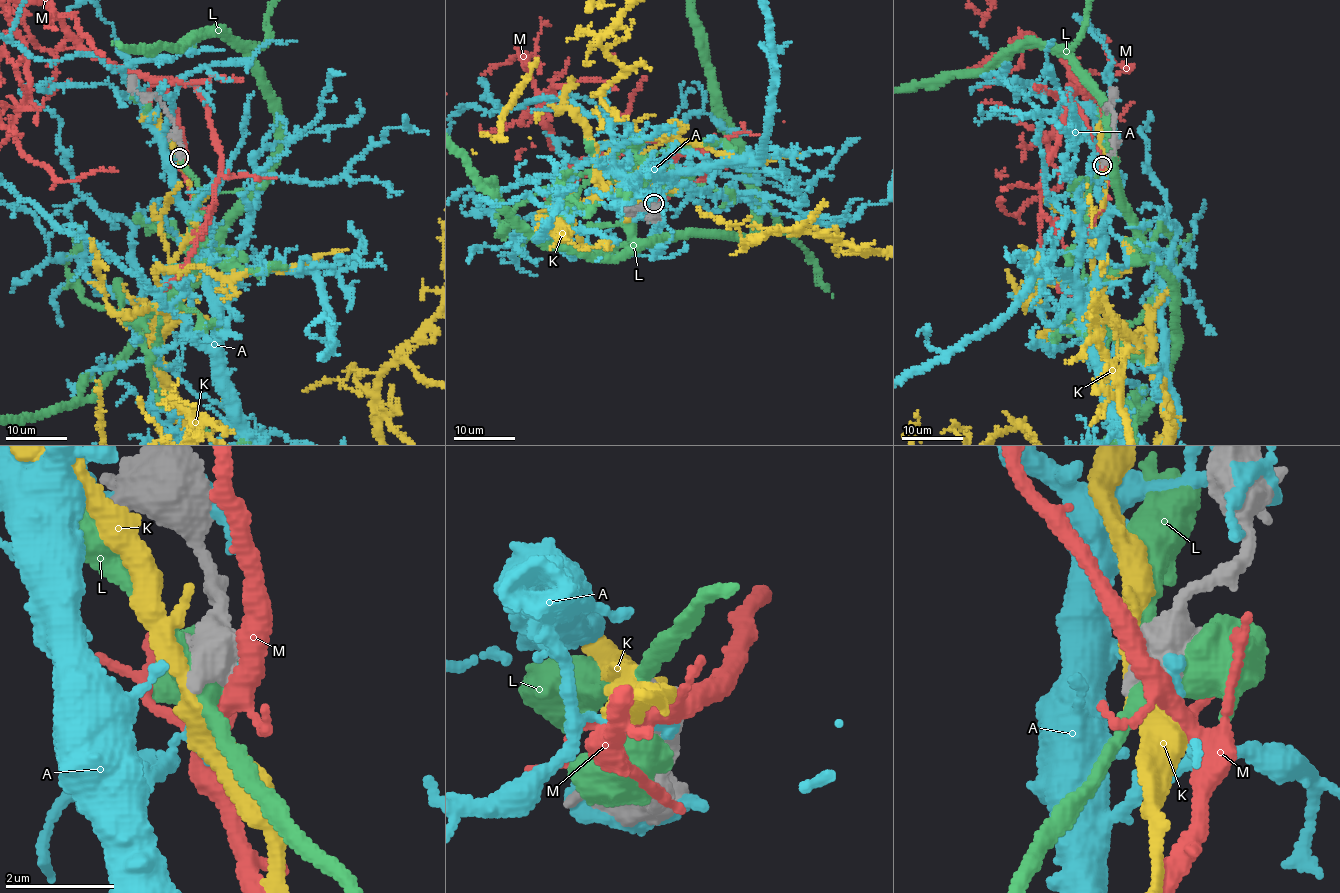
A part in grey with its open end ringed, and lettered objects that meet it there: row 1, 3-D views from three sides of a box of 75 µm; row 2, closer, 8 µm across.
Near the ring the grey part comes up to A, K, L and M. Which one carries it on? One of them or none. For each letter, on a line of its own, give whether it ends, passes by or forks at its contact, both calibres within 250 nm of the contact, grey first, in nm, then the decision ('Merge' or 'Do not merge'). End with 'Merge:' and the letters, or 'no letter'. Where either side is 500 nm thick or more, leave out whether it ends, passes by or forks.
A: Thickness 800 nm (grey) against 200 nm. Do not merge
K: Thickness 600 nm (grey) against 320 nm. Do not merge
L: Thickness 800 nm (grey) against 480 nm. Do not merge
M: Thickness 800 nm (grey) against 340 nm. Do not merge
Merge: no letter

